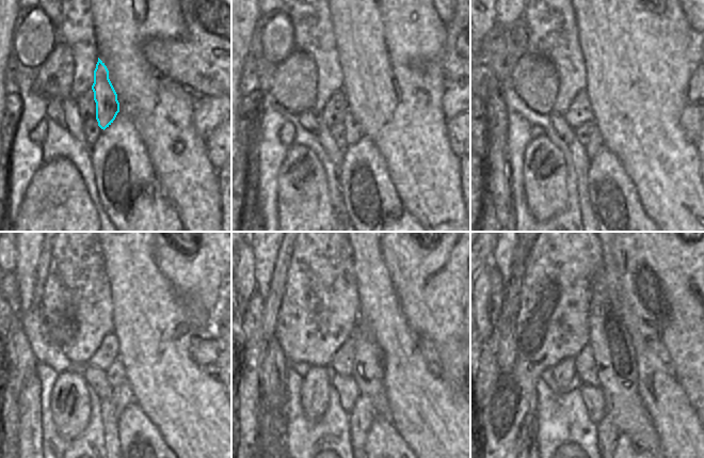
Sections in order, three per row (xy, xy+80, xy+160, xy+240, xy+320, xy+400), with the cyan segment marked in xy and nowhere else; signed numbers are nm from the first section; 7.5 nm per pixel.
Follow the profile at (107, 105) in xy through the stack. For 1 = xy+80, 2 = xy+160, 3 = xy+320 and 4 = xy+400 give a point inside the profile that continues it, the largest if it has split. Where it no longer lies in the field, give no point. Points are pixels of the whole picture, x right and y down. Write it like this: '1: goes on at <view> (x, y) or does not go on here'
1: goes on at xy+80 (353, 129)
2: goes on at xy+160 (595, 144)
3: goes on at xy+320 (362, 415)
4: goes on at xy+400 (607, 432)

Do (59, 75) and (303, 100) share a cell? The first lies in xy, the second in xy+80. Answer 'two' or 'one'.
one

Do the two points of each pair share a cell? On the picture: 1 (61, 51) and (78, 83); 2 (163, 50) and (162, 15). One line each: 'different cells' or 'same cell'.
1: different cells
2: different cells

